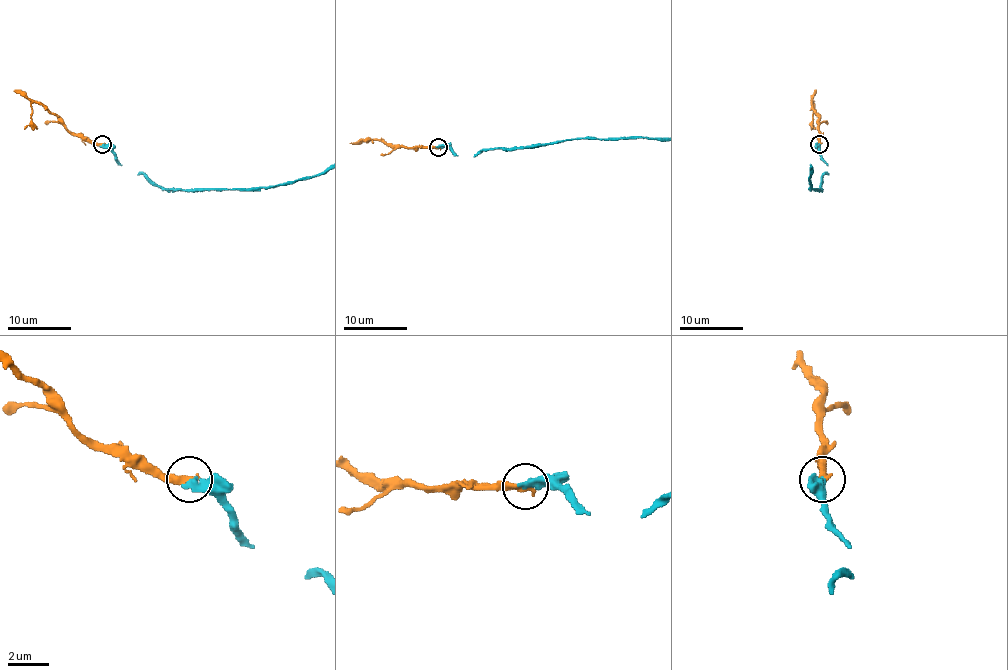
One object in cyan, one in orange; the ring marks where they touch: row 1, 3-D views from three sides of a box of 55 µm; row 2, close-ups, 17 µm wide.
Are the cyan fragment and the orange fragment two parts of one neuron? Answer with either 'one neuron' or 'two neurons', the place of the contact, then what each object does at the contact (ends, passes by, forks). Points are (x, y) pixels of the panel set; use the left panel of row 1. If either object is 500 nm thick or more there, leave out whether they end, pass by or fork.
one neuron | (102, 144) | cyan ends | orange ends

